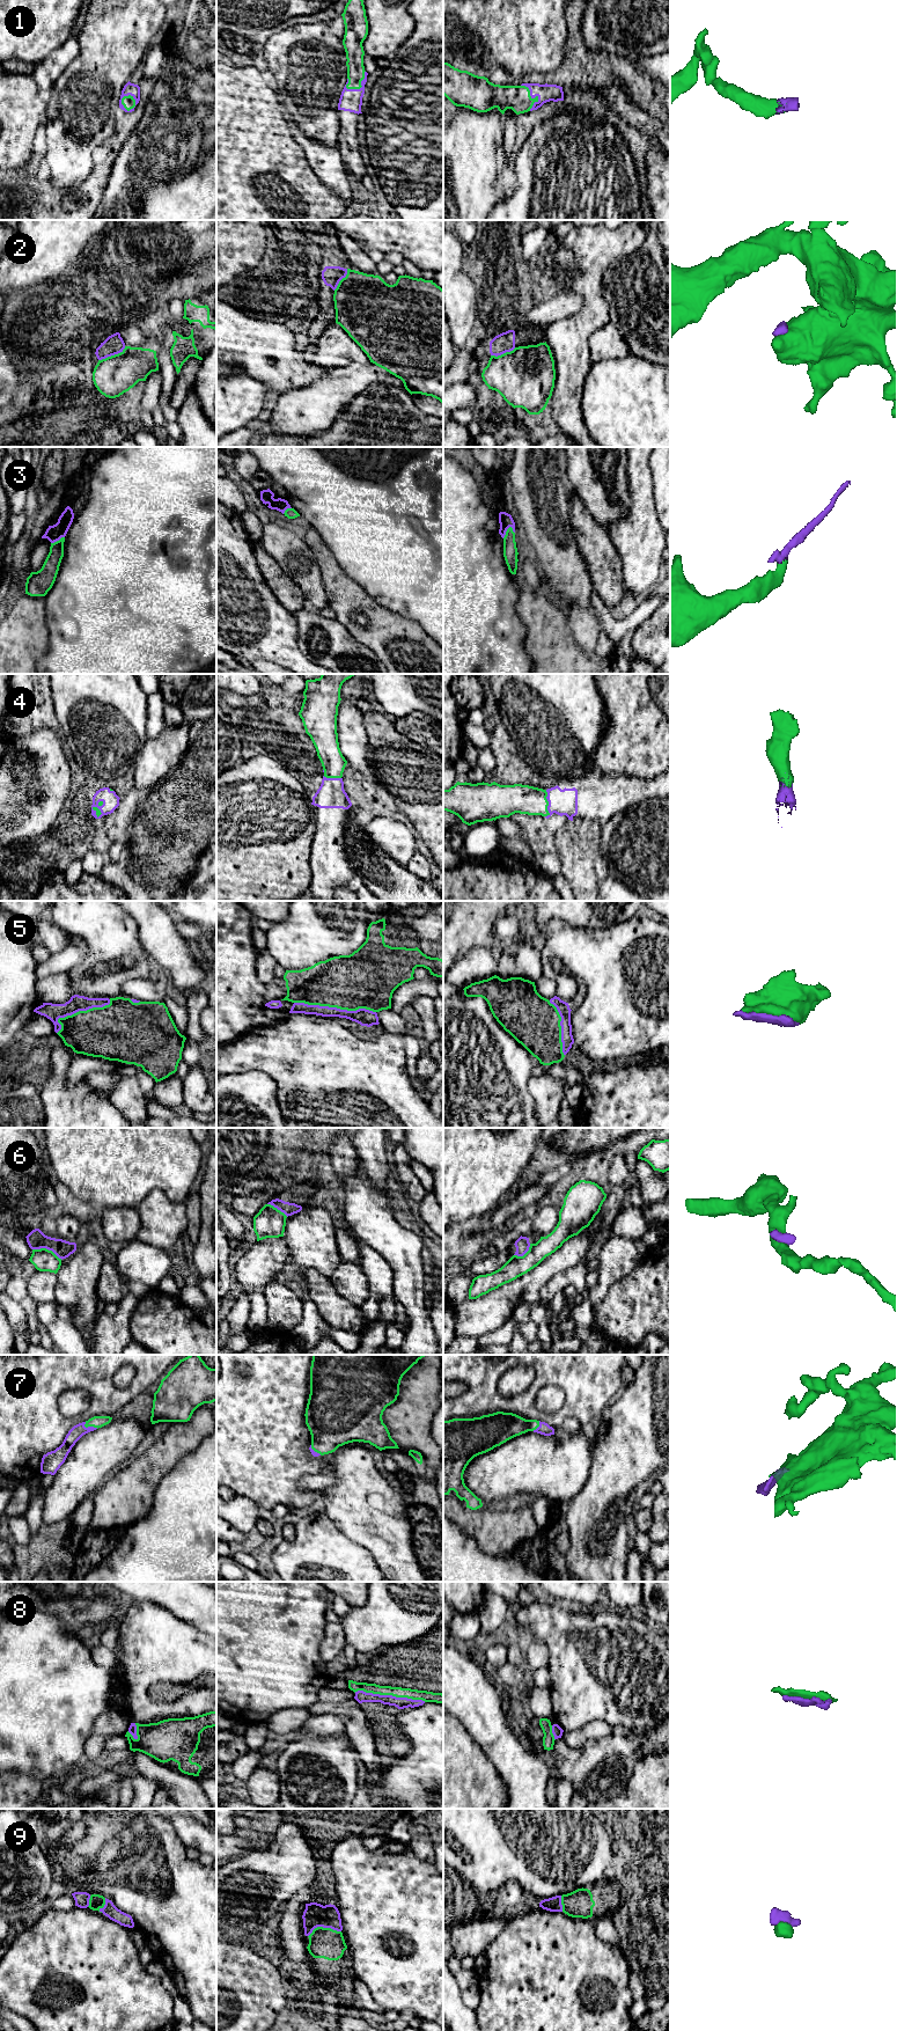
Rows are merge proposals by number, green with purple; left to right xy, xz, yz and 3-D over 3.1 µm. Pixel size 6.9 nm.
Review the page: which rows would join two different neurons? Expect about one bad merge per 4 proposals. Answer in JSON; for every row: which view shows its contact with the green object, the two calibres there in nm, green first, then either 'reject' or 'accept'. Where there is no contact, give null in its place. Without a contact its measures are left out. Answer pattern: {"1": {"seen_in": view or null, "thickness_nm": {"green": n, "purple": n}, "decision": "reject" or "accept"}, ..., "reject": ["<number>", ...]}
{"1": {"seen_in": "yz", "thickness_nm": {"green": 180, "purple": 120}, "decision": "accept"}, "2": {"seen_in": "xy", "thickness_nm": {"green": 280, "purple": 140}, "decision": "reject"}, "3": {"seen_in": "yz", "thickness_nm": {"green": 100, "purple": 90}, "decision": "accept"}, "4": {"seen_in": "yz", "thickness_nm": {"green": 200, "purple": 180}, "decision": "accept"}, "5": {"seen_in": "xz", "thickness_nm": {"green": 380, "purple": 120}, "decision": "accept"}, "6": {"seen_in": "xy", "thickness_nm": {"green": 160, "purple": 140}, "decision": "reject"}, "7": {"seen_in": "xy", "thickness_nm": {"green": 80, "purple": 90}, "decision": "accept"}, "8": {"seen_in": "xz", "thickness_nm": {"green": 80, "purple": 80}, "decision": "accept"}, "9": {"seen_in": "xz", "thickness_nm": {"green": 220, "purple": 160}, "decision": "accept"}, "reject": ["2", "6"]}

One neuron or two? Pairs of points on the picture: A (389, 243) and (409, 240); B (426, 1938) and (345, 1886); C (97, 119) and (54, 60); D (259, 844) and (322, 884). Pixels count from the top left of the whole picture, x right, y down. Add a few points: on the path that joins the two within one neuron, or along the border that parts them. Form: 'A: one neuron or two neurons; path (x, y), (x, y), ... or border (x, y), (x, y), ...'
A: one neuron; path (394, 240), (404, 240)
B: one neuron; path (406, 1922), (375, 1891), (369, 1886), (365, 1886)
C: two neurons; border (79, 50), (79, 53), (50, 90)
D: two neurons; border (309, 851), (310, 888)

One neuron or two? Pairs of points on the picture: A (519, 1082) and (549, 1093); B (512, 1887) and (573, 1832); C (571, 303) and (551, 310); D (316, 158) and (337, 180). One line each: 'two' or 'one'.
A: two
B: two
C: one
D: one

